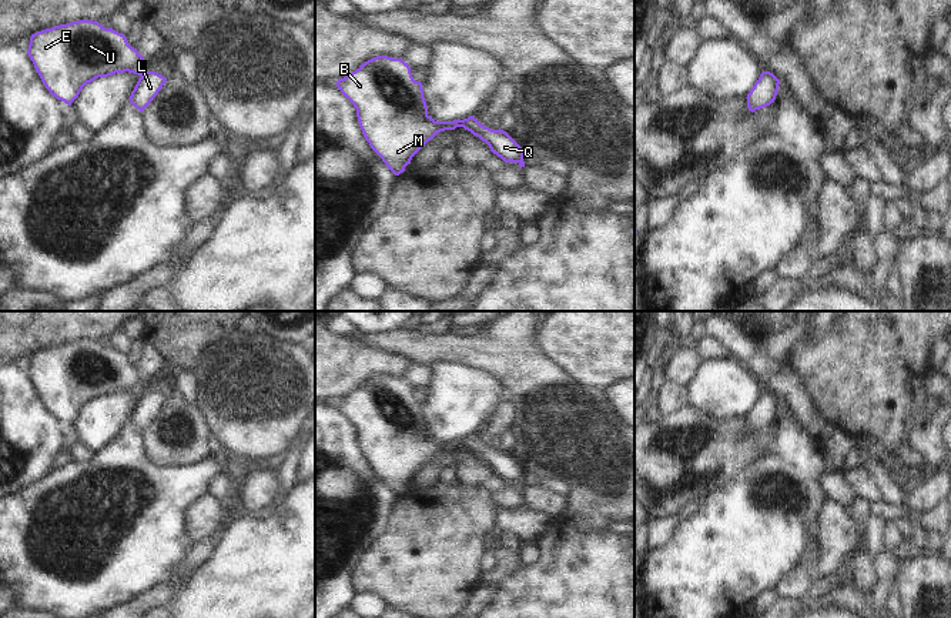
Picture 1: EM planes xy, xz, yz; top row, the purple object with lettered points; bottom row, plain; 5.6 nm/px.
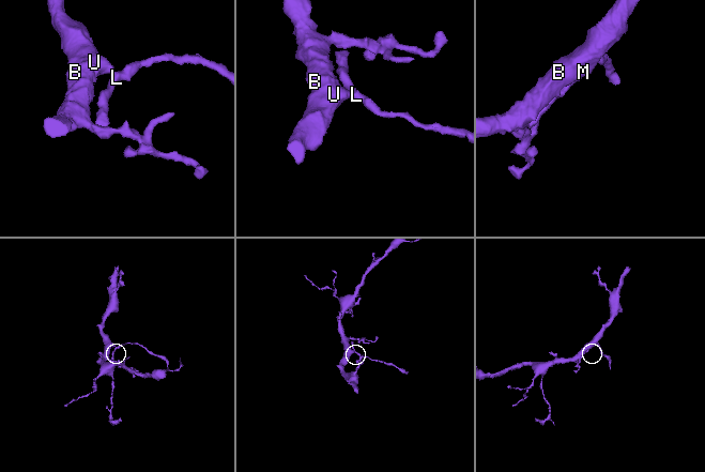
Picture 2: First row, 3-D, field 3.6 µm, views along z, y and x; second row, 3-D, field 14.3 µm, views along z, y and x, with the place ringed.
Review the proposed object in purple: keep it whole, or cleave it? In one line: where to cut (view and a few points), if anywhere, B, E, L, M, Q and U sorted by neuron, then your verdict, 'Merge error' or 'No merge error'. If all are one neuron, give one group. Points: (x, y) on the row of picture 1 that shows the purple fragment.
Split along xz (464, 120), (461, 126). Groups: B E M U / L Q. Merge error

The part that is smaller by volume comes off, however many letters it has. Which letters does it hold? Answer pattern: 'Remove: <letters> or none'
Remove: L, Q

